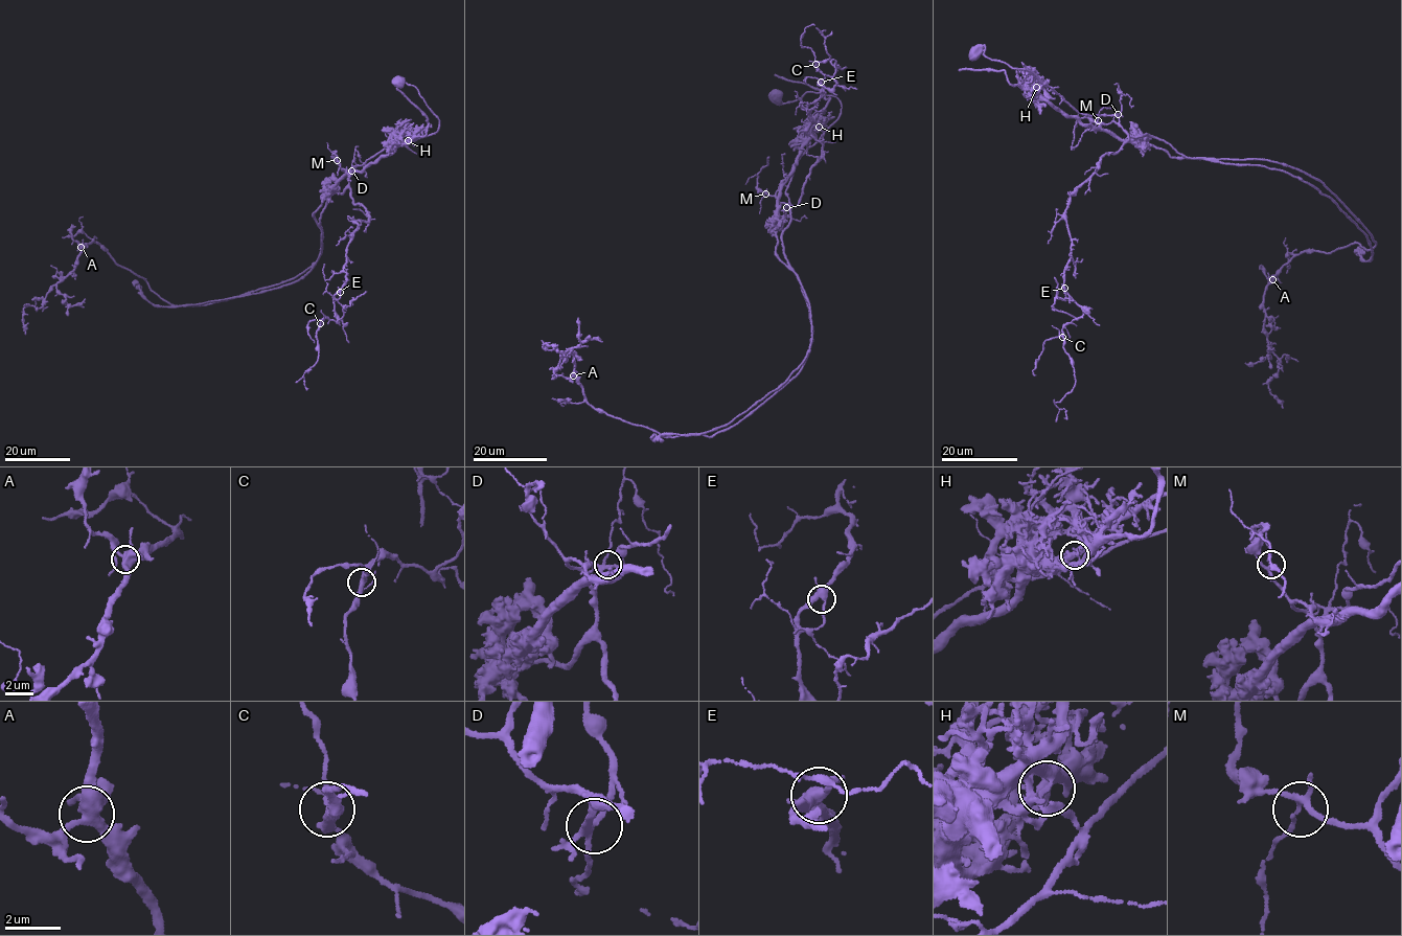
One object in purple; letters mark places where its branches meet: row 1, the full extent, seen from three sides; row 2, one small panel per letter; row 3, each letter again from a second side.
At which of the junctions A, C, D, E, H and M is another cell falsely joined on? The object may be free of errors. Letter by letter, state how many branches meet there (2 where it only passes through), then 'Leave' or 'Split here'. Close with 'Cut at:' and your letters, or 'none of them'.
A: Branches: 5. Leave
C: Branches: 4. Leave
D: Branches: 4. Leave
E: Branches: 4. Leave
H: Branches: 4. Split here
M: Branches: 4. Leave
Cut at: H

